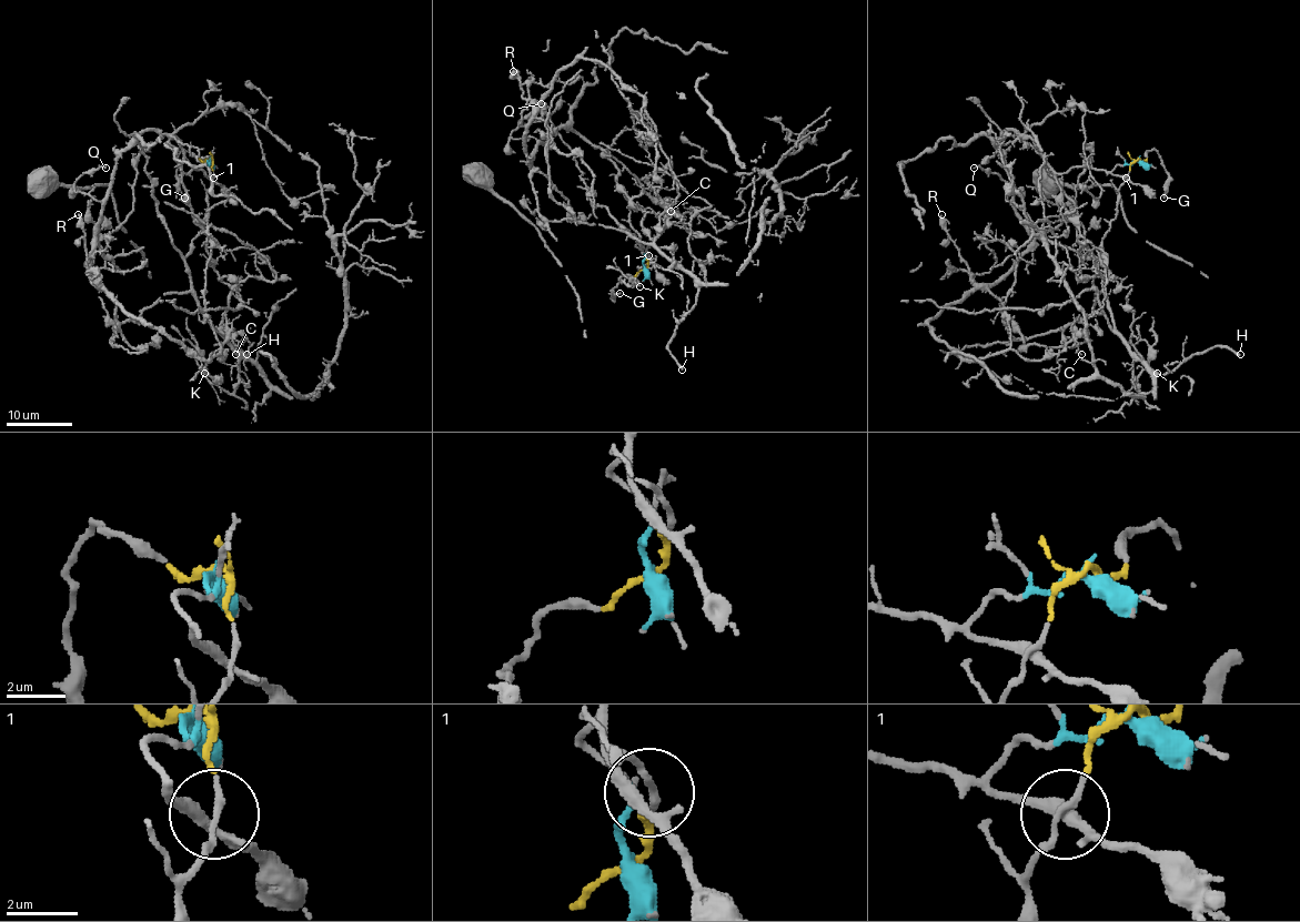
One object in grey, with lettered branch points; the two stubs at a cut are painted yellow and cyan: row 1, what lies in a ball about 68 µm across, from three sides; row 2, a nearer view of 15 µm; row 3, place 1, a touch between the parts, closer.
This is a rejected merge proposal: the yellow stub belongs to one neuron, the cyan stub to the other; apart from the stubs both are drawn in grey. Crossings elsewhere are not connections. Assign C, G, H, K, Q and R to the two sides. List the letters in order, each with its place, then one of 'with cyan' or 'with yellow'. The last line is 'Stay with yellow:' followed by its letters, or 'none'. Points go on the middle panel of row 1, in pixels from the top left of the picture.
C: at (671, 211); with cyan
G: at (620, 293); with yellow
H: at (682, 370); with yellow
K: at (640, 286); with yellow
Q: at (541, 103); with cyan
R: at (513, 71); with cyan
Stay with yellow: G, H, K

